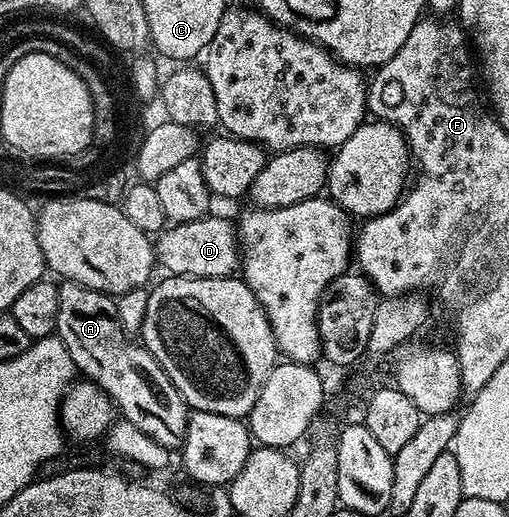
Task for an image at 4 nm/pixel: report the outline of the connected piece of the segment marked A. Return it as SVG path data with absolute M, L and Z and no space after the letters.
M62 281L57 291L59 292L59 316L55 334L63 340L67 352L71 352L74 367L80 373L82 370L85 373L82 375L88 381L100 387L109 398L113 399L124 421L135 424L135 428L147 432L147 436L151 436L153 440L163 444L171 452L184 446L191 408L185 403L185 397L177 391L164 368L153 359L151 352L145 349L144 345L136 341L133 343L129 339L132 337L117 319L116 301L101 290L92 290L78 282Z

